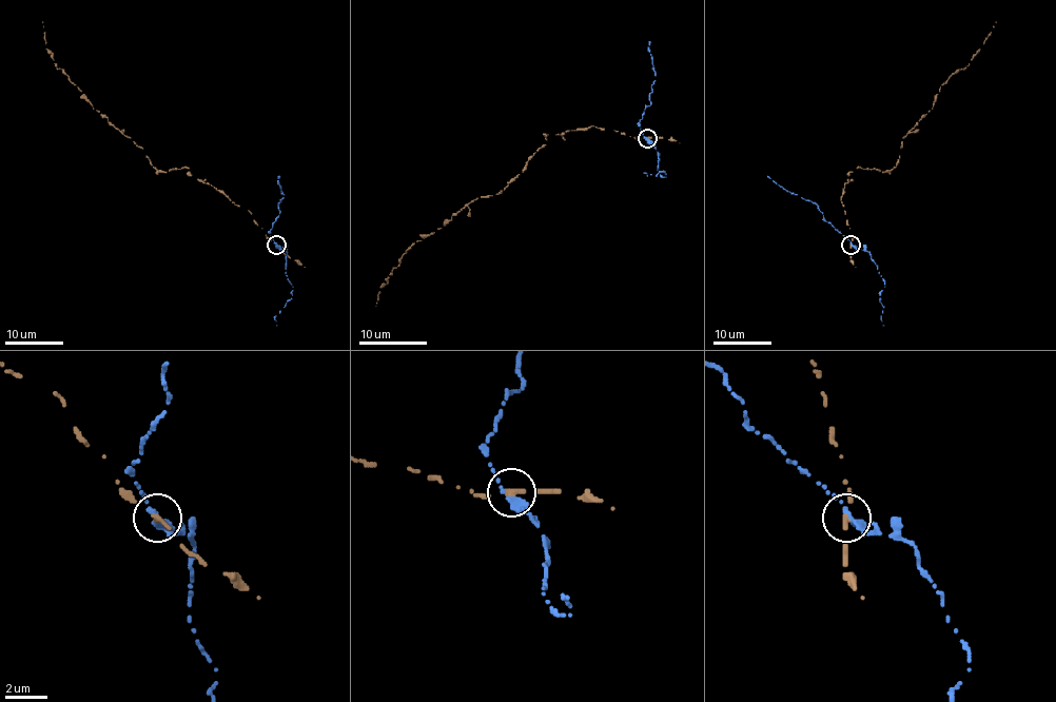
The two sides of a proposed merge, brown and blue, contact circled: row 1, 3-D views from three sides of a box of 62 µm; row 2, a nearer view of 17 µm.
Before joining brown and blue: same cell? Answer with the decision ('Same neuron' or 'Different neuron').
Different neuron

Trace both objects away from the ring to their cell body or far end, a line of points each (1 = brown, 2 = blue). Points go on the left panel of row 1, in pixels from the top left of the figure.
1: (276, 246), (249, 210), (198, 180), (189, 168), (159, 172), (143, 149), (94, 109), (54, 63), (42, 21)
2: (276, 244), (270, 229), (279, 216), (284, 194), (279, 176)

